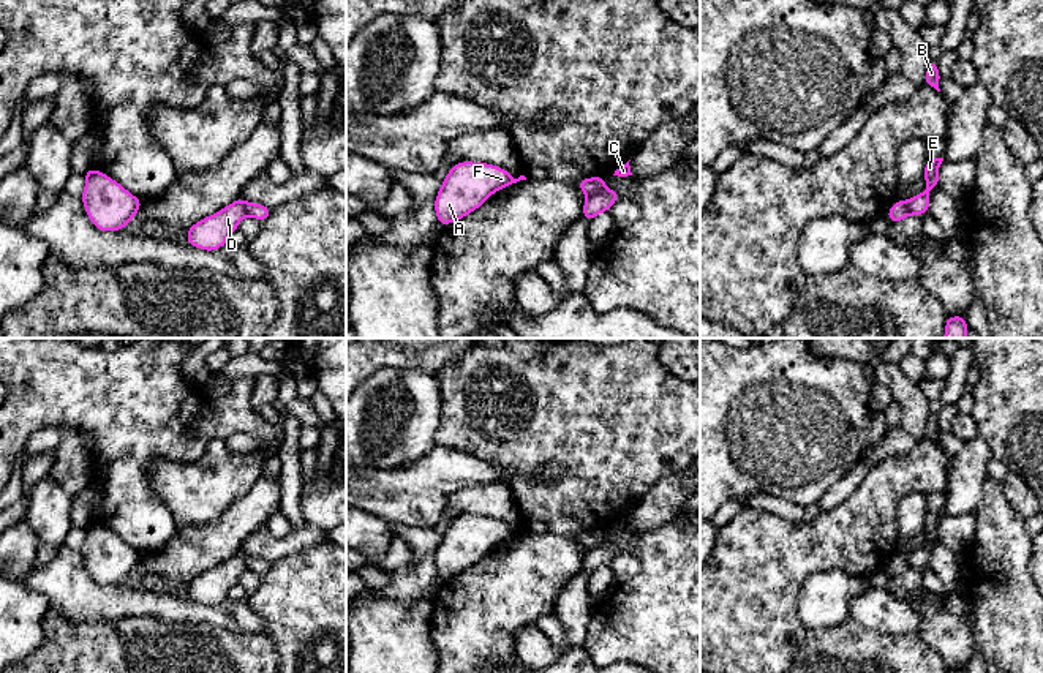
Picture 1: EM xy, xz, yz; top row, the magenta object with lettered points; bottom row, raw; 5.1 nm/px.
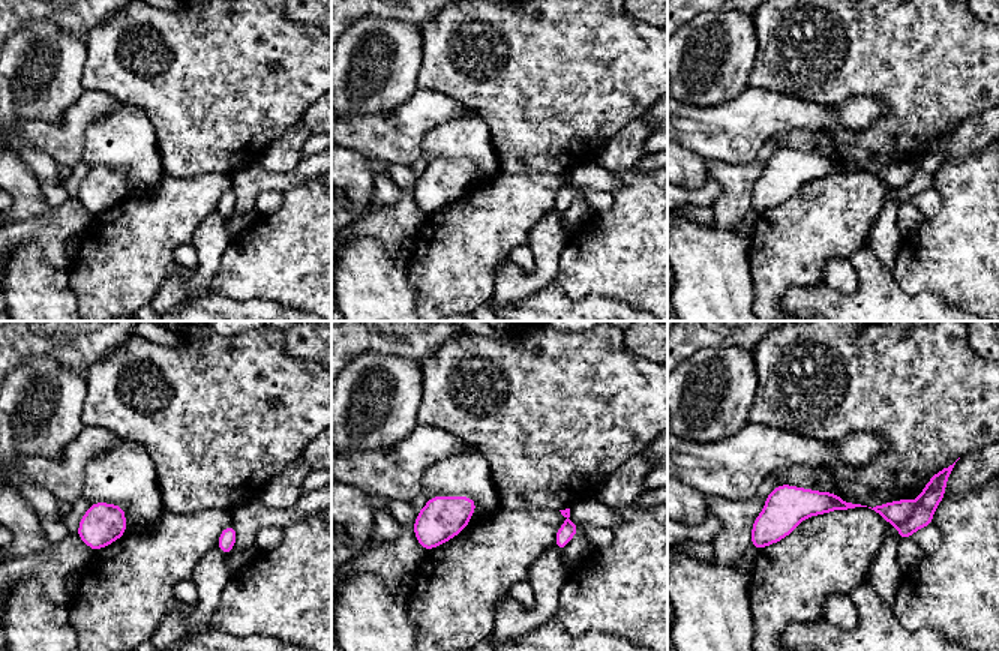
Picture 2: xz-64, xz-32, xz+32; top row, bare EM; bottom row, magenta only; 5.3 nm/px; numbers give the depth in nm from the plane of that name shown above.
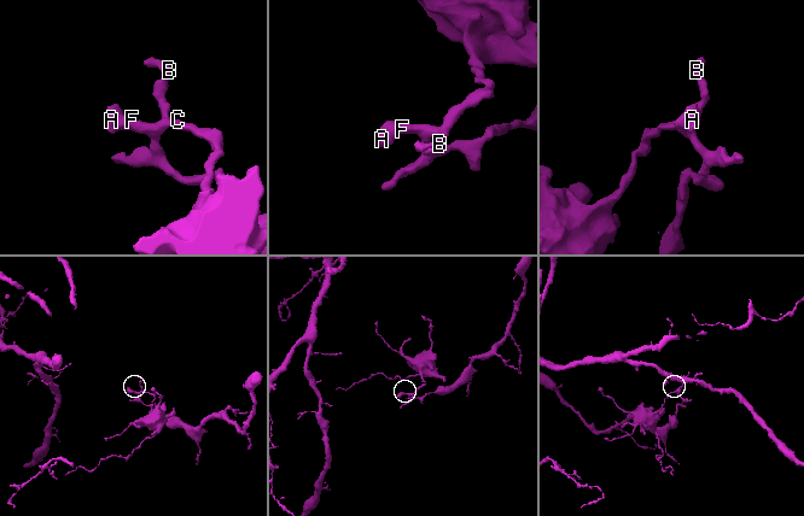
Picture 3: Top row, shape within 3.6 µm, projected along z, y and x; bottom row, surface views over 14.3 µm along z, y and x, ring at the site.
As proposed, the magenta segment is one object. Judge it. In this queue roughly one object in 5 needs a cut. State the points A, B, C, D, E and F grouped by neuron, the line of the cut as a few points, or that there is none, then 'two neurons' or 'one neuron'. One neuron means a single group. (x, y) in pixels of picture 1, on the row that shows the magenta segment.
groups A D F / B C E; cut xz (602, 187), (587, 198); two neurons

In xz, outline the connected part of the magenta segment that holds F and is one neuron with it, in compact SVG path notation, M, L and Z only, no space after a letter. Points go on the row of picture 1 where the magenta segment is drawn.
M461 161L452 166L435 197L435 213L441 226L455 223L480 205L496 191L507 188L525 175L514 179L506 169L488 164Z

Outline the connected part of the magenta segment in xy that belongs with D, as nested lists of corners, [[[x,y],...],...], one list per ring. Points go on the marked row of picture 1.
[[[235,199],[220,212],[190,226],[185,242],[204,251],[217,251],[228,243],[229,235],[239,229],[245,216],[248,216],[245,201]]]

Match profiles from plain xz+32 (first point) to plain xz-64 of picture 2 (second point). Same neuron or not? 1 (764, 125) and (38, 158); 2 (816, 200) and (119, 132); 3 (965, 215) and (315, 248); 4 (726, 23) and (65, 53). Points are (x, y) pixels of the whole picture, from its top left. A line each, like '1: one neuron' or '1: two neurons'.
1: two neurons
2: two neurons
3: one neuron
4: one neuron

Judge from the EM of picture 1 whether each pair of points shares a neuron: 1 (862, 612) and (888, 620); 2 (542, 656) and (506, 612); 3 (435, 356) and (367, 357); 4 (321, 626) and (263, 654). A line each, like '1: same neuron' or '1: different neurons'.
1: same neuron
2: different neurons
3: same neuron
4: different neurons

